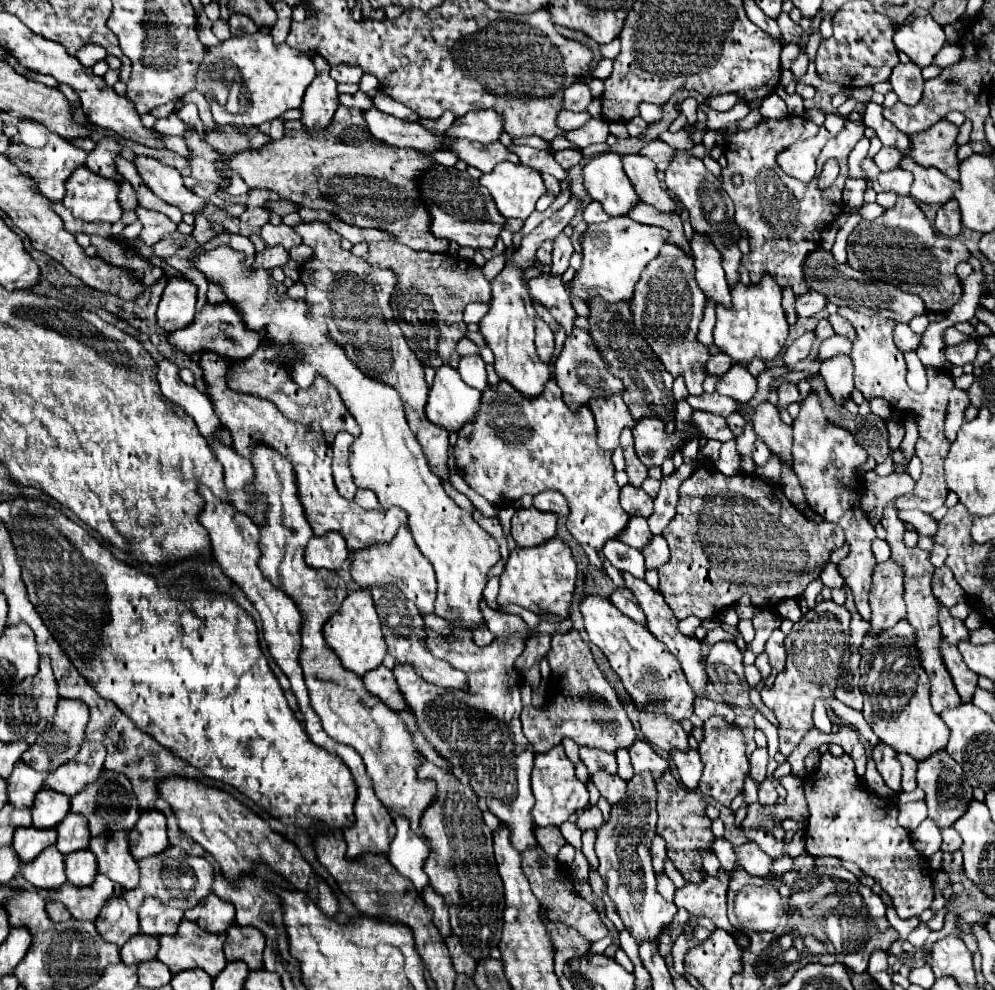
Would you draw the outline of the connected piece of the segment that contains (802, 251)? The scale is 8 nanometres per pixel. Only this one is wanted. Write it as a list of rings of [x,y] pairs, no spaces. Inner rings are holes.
[[[790,117],[780,121],[766,119],[758,123],[756,129],[738,131],[736,135],[732,135],[730,143],[724,149],[724,155],[728,159],[726,175],[740,173],[744,177],[744,183],[740,187],[726,191],[736,205],[738,227],[748,233],[750,255],[742,259],[742,265],[748,269],[752,283],[760,283],[760,279],[768,273],[782,289],[790,287],[796,297],[810,291],[810,285],[804,281],[804,259],[818,249],[820,233],[844,211],[842,189],[848,171],[848,167],[842,167],[834,185],[824,191],[816,187],[816,179],[802,183],[788,177],[780,169],[776,157],[794,141],[808,137],[812,137],[812,127],[796,127],[790,123]]]

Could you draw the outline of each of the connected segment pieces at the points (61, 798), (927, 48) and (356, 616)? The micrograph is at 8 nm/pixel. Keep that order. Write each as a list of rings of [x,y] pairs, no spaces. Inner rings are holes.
[[[42,787],[36,793],[34,807],[32,807],[34,827],[38,829],[54,827],[56,823],[60,823],[60,819],[68,815],[68,807],[70,807],[70,799],[66,795],[60,795],[50,787]]]
[[[916,11],[908,23],[894,33],[896,49],[906,53],[918,67],[932,65],[932,59],[942,49],[944,41],[942,27],[926,11]]]
[[[366,589],[354,591],[346,597],[346,601],[342,603],[340,613],[330,617],[330,621],[324,625],[324,639],[334,649],[334,653],[340,657],[342,667],[356,673],[356,675],[360,675],[360,677],[366,675],[368,671],[380,667],[384,655],[388,653],[386,641],[382,637],[378,613],[376,613],[372,597]]]

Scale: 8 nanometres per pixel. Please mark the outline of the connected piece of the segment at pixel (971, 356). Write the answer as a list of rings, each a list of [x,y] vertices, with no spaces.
[[[964,341],[960,345],[954,345],[954,347],[948,347],[946,349],[946,359],[952,363],[952,365],[966,365],[966,363],[972,363],[976,359],[976,343],[974,341]]]

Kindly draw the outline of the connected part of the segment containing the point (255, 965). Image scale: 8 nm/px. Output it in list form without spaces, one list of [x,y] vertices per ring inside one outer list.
[[[234,925],[226,933],[226,943],[224,943],[226,959],[244,961],[250,971],[262,969],[264,947],[266,947],[266,939],[264,939],[262,931],[258,931],[256,927]]]

